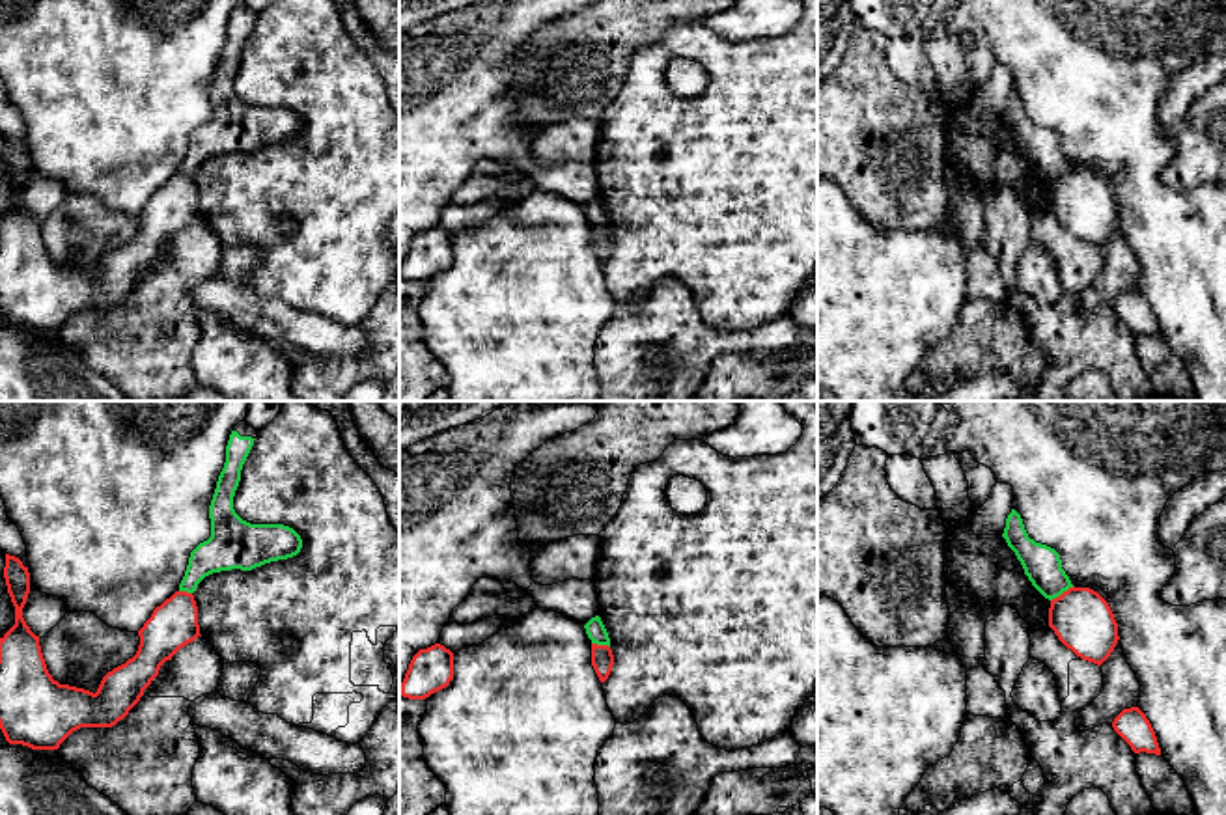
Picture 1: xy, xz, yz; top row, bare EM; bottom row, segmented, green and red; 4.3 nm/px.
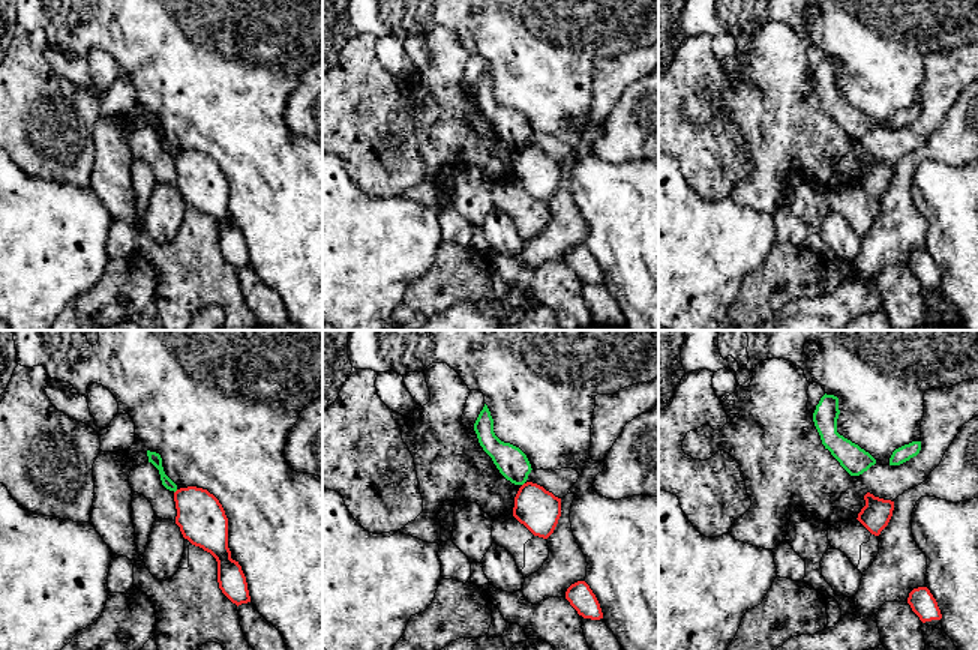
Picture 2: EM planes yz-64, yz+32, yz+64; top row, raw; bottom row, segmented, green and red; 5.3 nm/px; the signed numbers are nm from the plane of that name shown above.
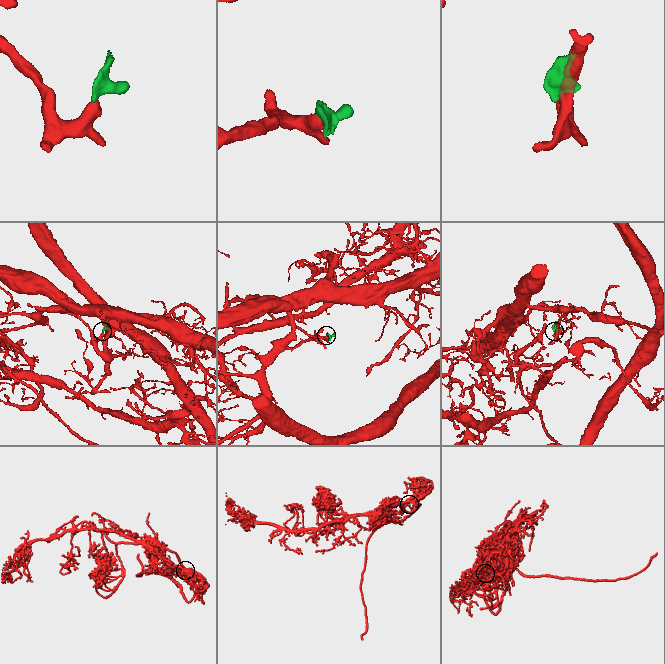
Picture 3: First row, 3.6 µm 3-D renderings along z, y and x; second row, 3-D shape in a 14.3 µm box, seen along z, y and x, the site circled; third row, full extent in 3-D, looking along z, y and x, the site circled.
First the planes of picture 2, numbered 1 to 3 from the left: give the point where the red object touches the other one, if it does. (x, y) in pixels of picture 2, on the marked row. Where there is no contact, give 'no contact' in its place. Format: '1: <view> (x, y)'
1: no contact
2: no contact
3: no contact

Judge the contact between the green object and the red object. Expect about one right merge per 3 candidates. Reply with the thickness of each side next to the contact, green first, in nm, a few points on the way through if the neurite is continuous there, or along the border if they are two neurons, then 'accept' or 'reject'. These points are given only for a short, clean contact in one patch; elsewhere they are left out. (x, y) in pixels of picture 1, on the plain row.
160/260 nm | along yz (1073, 168), (1051, 183) | reject

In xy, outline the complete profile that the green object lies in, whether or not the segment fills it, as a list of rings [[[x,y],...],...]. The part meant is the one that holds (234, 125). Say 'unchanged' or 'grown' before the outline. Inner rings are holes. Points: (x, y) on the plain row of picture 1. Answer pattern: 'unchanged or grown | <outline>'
grown | [[[239,4],[226,28],[226,45],[218,58],[209,88],[211,119],[200,125],[188,140],[179,173],[194,175],[198,166],[220,153],[252,153],[271,144],[287,142],[300,134],[300,117],[284,106],[250,106],[233,91],[243,47],[258,13]]]

